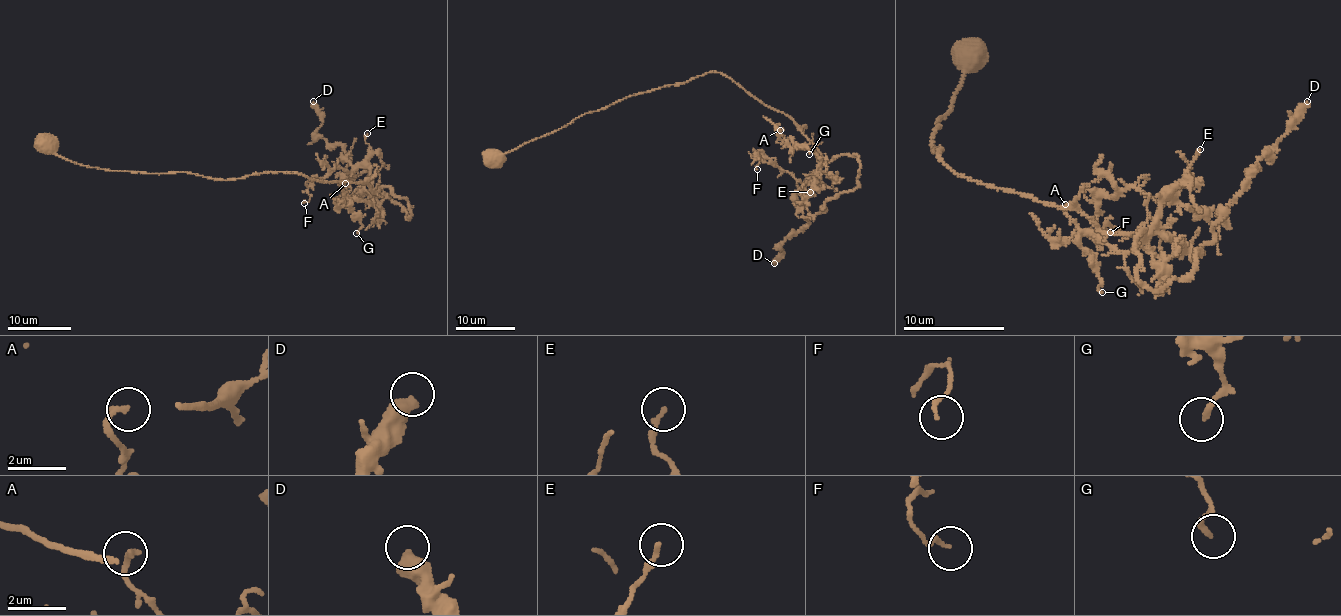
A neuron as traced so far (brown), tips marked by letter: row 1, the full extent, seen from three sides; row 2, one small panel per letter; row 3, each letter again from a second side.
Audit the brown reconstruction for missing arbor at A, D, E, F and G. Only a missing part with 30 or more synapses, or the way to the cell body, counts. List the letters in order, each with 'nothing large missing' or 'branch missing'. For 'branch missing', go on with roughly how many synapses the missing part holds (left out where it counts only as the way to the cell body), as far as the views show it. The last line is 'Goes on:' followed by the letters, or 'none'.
A: nothing large missing
D: nothing large missing
E: nothing large missing
F: nothing large missing
G: nothing large missing
Goes on: none

